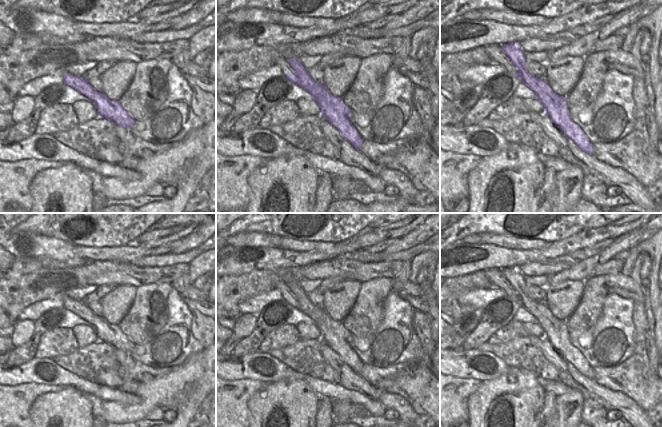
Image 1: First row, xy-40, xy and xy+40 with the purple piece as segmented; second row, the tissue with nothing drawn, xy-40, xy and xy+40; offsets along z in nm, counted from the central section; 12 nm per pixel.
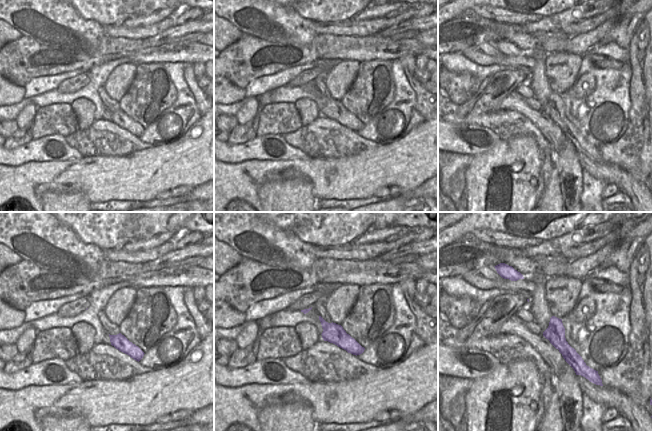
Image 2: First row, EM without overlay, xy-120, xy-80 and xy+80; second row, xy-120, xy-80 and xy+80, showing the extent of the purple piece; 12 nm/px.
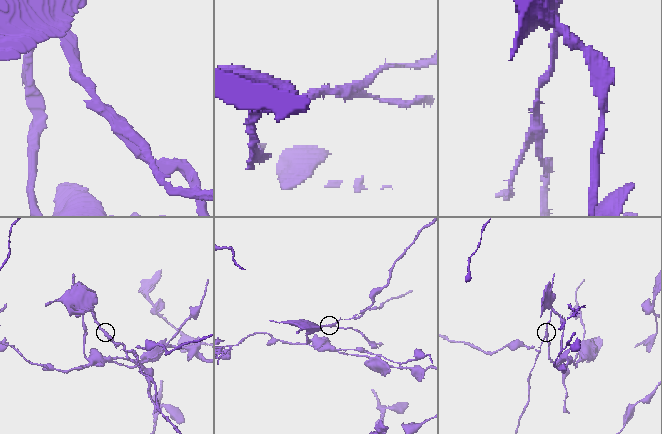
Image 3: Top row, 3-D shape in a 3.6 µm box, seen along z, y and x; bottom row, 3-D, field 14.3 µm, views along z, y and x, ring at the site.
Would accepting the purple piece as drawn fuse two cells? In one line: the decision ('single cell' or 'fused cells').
fused cells

